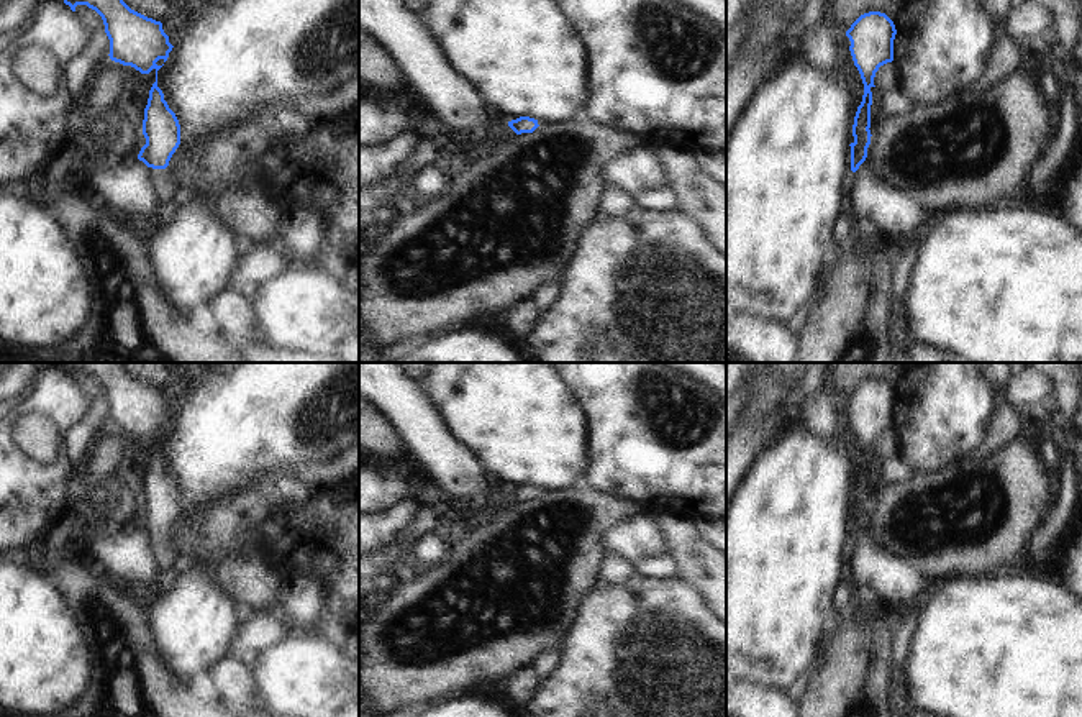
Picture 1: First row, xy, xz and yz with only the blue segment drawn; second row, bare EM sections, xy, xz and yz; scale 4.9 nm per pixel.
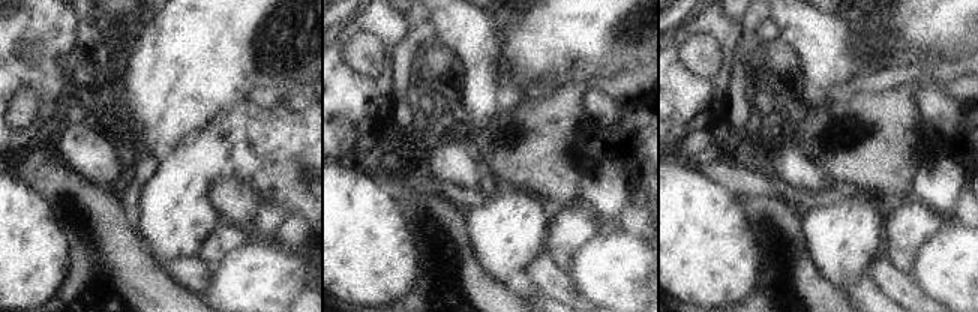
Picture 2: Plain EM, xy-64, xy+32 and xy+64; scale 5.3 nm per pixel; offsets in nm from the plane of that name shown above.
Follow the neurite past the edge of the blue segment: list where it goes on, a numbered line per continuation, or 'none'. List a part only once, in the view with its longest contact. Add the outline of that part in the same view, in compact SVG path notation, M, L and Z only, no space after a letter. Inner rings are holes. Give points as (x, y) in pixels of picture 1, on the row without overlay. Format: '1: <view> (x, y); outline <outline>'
1: xy (163, 548); outline M149 535L149 545L152 551L152 559L156 566L166 574L166 578L174 571L175 566L175 548L172 540L166 537Z

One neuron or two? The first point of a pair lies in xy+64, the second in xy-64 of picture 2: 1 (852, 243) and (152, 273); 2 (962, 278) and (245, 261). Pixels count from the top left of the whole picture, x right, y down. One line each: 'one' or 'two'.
1: two
2: one

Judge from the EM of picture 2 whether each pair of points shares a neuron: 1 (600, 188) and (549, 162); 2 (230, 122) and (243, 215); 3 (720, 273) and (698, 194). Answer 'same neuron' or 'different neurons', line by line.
1: different neurons
2: different neurons
3: same neuron

